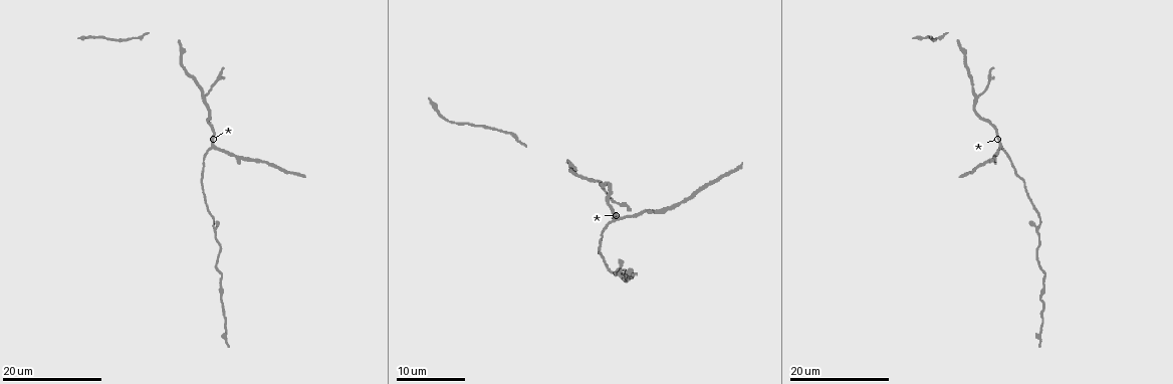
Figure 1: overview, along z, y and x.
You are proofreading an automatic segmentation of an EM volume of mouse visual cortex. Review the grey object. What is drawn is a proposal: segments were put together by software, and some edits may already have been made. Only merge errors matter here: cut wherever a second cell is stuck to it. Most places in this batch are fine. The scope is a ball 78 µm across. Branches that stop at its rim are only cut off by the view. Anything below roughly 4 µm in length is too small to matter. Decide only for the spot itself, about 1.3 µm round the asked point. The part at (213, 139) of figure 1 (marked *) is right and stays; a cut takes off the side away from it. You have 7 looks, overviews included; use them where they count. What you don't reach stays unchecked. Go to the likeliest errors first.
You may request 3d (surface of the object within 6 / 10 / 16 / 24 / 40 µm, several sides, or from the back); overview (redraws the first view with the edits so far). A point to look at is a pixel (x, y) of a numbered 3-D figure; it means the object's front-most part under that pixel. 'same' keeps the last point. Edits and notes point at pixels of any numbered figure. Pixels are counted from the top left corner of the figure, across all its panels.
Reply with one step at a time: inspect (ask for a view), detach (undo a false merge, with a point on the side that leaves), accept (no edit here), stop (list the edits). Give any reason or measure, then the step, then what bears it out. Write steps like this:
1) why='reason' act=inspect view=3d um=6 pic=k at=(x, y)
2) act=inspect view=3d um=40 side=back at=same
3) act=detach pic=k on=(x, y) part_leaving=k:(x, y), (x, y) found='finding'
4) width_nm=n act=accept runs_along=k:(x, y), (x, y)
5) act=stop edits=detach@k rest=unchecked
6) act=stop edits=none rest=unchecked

act=inspect view=3d um=16 pic=1 at=(979, 94)

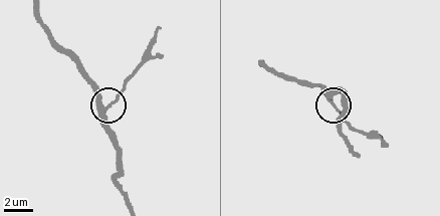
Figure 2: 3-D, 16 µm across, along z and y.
act=inspect view=3d um=10 pic=2 at=(103, 108)

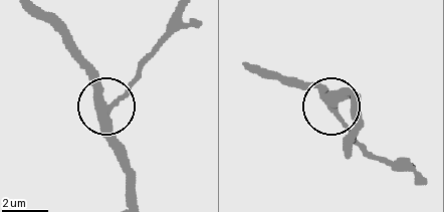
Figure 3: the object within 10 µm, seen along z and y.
side_arm_um=8 arms=3 act=accept found='all the same cell'

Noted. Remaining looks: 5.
act=inspect view=3d um=24 pic=1 at=(615, 221)

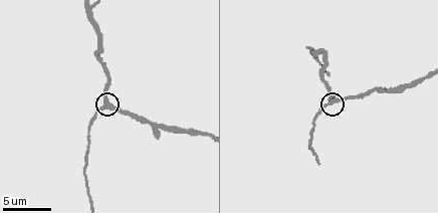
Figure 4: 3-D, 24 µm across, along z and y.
why='zoom in' act=inspect view=3d um=10 pic=4 at=(105, 108)

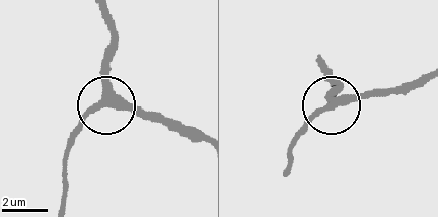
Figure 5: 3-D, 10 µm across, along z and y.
act=accept found='continuous, no second cell'

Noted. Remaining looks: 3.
why='thick turns thin' act=inspect view=3d um=16 pic=1 at=(1039, 225)

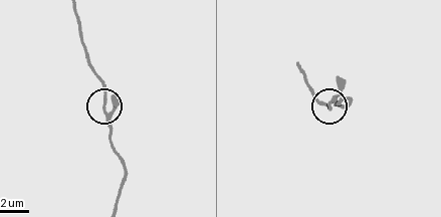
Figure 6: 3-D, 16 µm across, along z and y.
act=inspect view=3d um=10 pic=6 at=(103, 102)

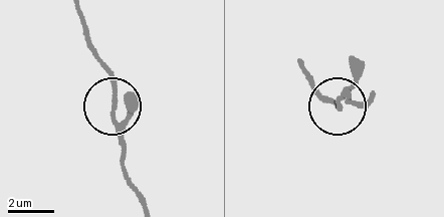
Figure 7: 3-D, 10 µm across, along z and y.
arms=3 act=accept runs_along=7:(77, 10), (87, 44), (115, 90), (124, 158) found='all the same cell'

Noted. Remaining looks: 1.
act=stop edits=none rest=unchecked

